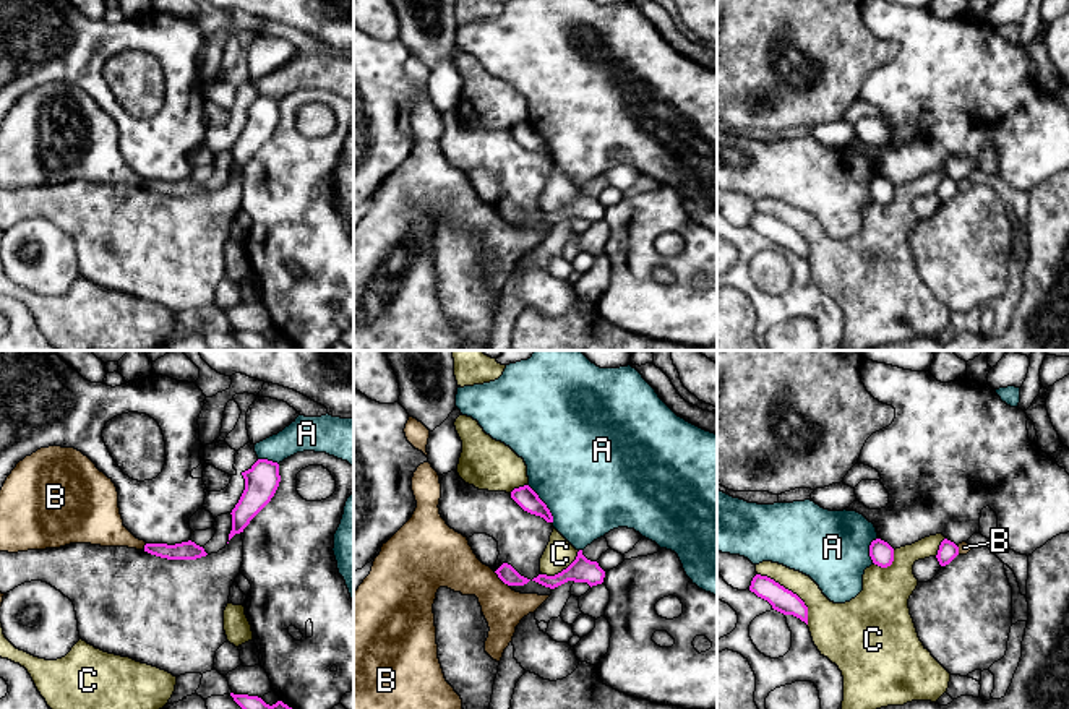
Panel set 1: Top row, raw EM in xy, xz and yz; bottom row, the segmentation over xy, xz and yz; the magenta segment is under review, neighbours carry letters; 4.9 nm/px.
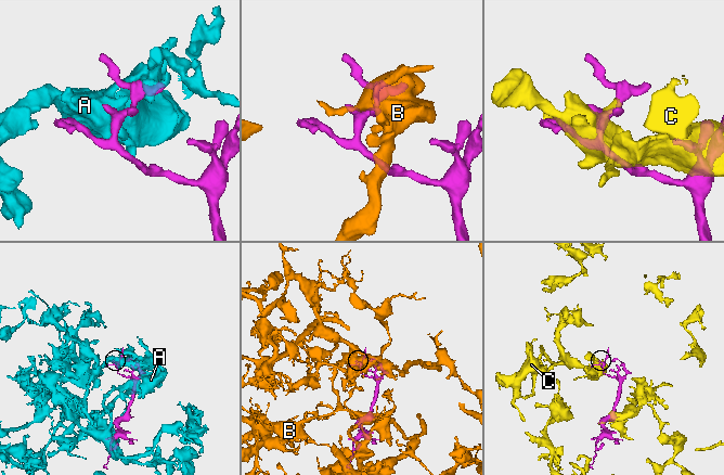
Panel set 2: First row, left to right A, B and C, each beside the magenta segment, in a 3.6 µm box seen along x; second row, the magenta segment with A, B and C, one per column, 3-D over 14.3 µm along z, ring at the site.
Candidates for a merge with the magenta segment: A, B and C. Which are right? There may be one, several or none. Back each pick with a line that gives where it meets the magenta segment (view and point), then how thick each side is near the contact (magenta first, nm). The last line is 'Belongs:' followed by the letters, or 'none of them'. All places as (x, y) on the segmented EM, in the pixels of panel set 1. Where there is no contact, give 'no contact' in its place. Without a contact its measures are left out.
Belongs: none of them

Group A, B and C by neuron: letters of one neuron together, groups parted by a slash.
A / B / C

